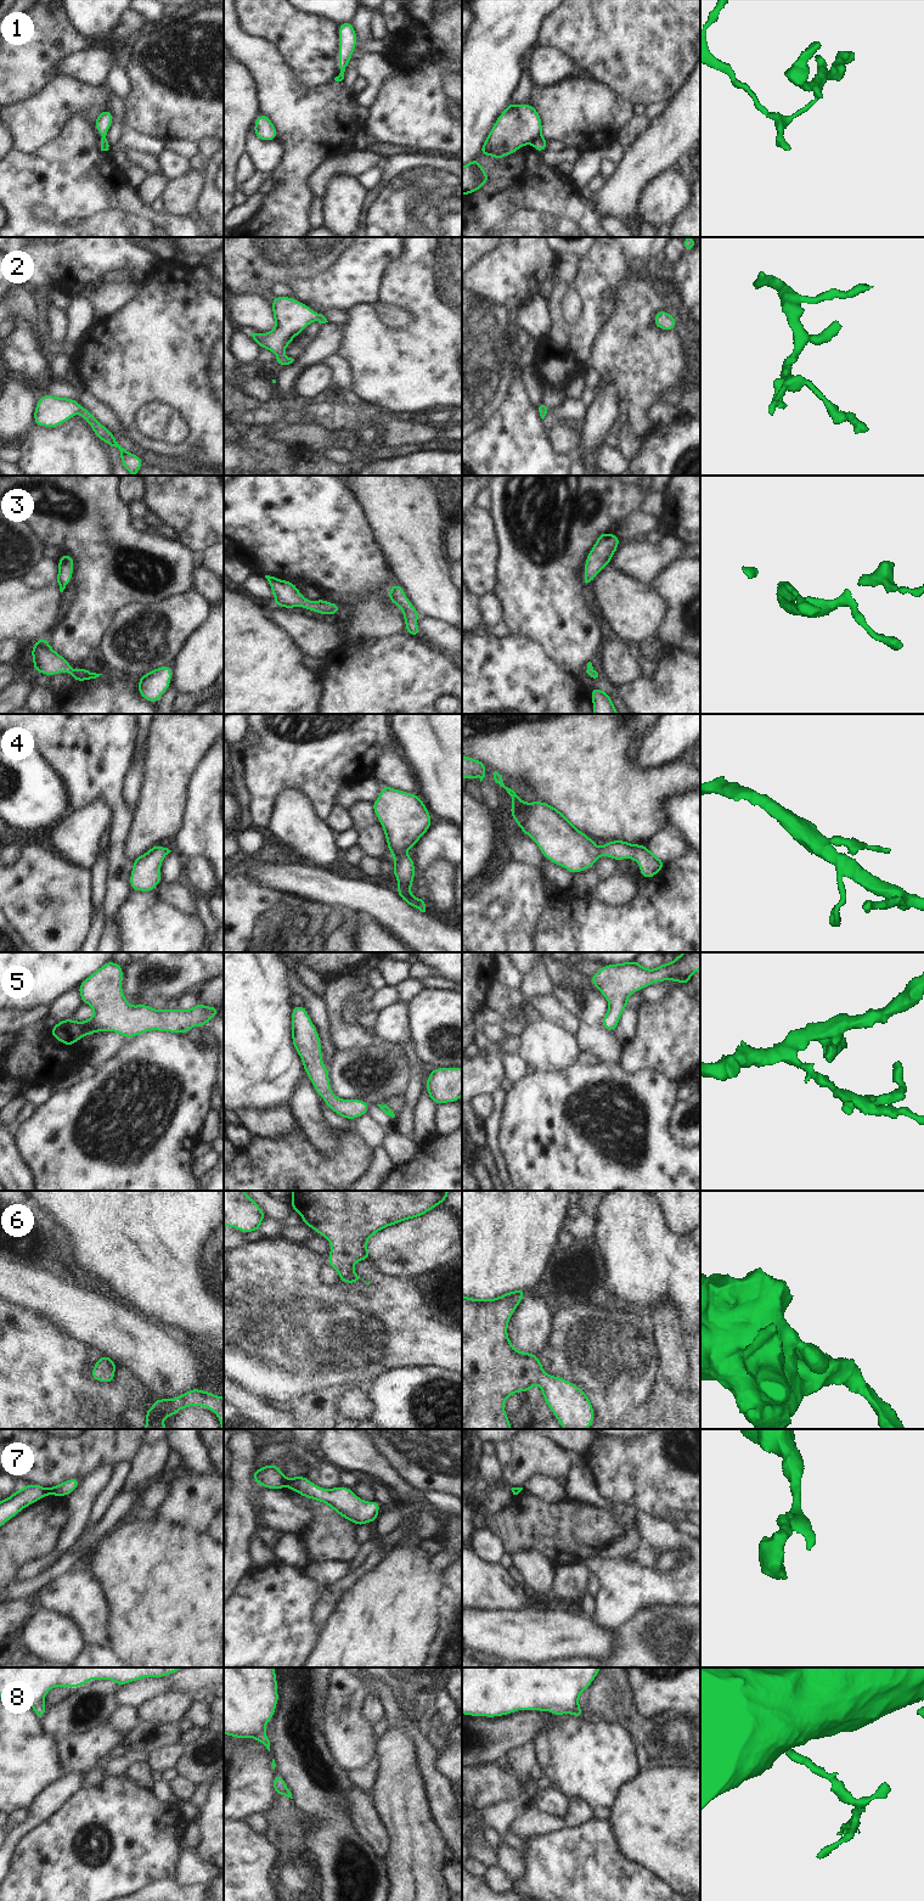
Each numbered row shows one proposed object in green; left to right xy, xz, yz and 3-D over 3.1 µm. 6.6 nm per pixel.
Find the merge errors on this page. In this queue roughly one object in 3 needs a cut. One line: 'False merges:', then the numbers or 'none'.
False merges: 1, 7

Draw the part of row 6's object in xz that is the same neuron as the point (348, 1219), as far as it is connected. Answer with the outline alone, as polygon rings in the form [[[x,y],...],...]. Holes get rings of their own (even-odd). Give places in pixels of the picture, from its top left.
[[[292,1191],[291,1208],[297,1211],[305,1226],[315,1230],[317,1234],[328,1239],[331,1253],[328,1265],[339,1273],[339,1282],[359,1283],[360,1277],[353,1265],[361,1260],[370,1260],[367,1242],[372,1234],[394,1226],[400,1221],[416,1219],[444,1203],[450,1191]],[[364,1281],[365,1282],[365,1281]],[[370,1281],[366,1283],[370,1284]],[[365,1282],[366,1283],[366,1282]]]

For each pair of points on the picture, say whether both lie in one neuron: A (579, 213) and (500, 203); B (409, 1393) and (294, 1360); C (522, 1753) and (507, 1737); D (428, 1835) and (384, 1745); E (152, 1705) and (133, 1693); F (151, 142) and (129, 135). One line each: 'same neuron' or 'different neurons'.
A: same neuron
B: different neurons
C: different neurons
D: same neuron
E: different neurons
F: same neuron

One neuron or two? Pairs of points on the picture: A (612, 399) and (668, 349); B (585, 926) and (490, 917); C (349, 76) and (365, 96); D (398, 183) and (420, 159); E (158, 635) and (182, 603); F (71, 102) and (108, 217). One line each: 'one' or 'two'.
A: two
B: two
C: two
D: one
E: one
F: two

